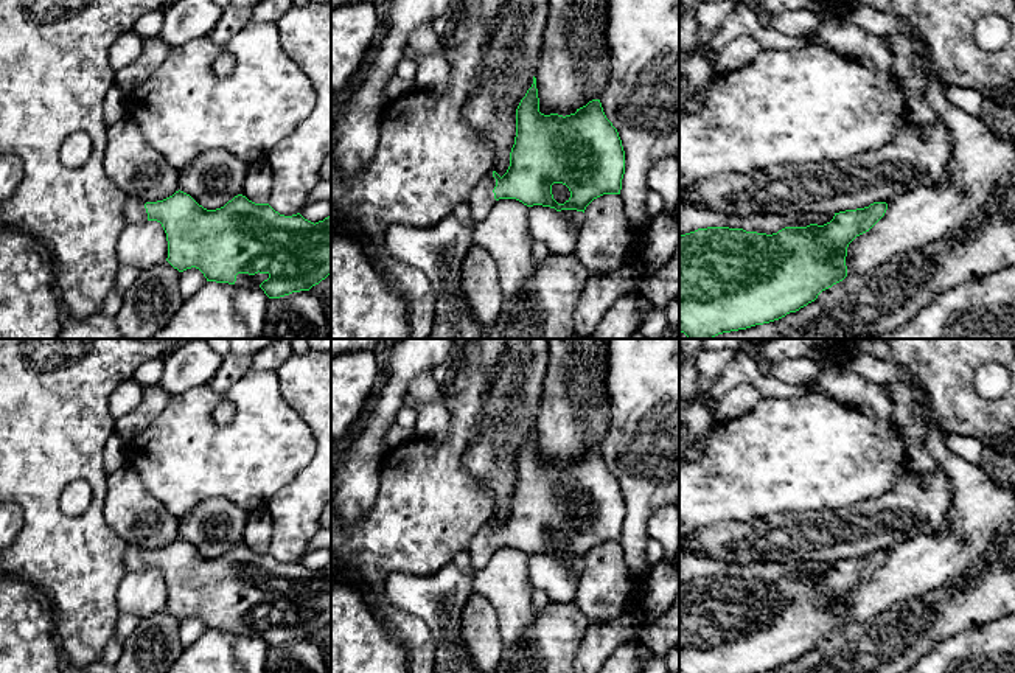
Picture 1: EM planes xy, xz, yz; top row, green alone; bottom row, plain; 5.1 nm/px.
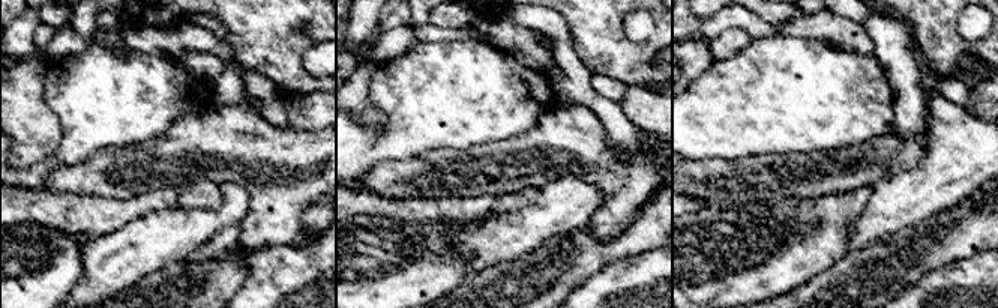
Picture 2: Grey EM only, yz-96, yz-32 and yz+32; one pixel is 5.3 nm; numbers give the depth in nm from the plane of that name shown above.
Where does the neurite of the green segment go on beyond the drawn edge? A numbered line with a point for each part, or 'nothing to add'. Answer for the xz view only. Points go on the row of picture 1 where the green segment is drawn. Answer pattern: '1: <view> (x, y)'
1: xz (437, 251)

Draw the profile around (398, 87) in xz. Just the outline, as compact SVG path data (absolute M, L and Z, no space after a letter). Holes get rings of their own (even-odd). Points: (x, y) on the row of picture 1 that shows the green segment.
M395 78L389 85L387 85L387 96L390 101L395 101L401 98L403 95L409 93L412 90L412 84Z

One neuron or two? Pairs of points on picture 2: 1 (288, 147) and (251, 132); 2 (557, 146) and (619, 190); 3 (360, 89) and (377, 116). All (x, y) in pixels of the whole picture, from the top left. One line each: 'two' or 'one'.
1: one
2: one
3: one

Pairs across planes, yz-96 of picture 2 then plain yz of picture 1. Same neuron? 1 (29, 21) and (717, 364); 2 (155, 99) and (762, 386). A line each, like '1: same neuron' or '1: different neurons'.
1: same neuron
2: different neurons

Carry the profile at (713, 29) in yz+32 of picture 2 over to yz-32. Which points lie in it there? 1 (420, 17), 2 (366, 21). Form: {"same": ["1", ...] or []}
{"same": []}

